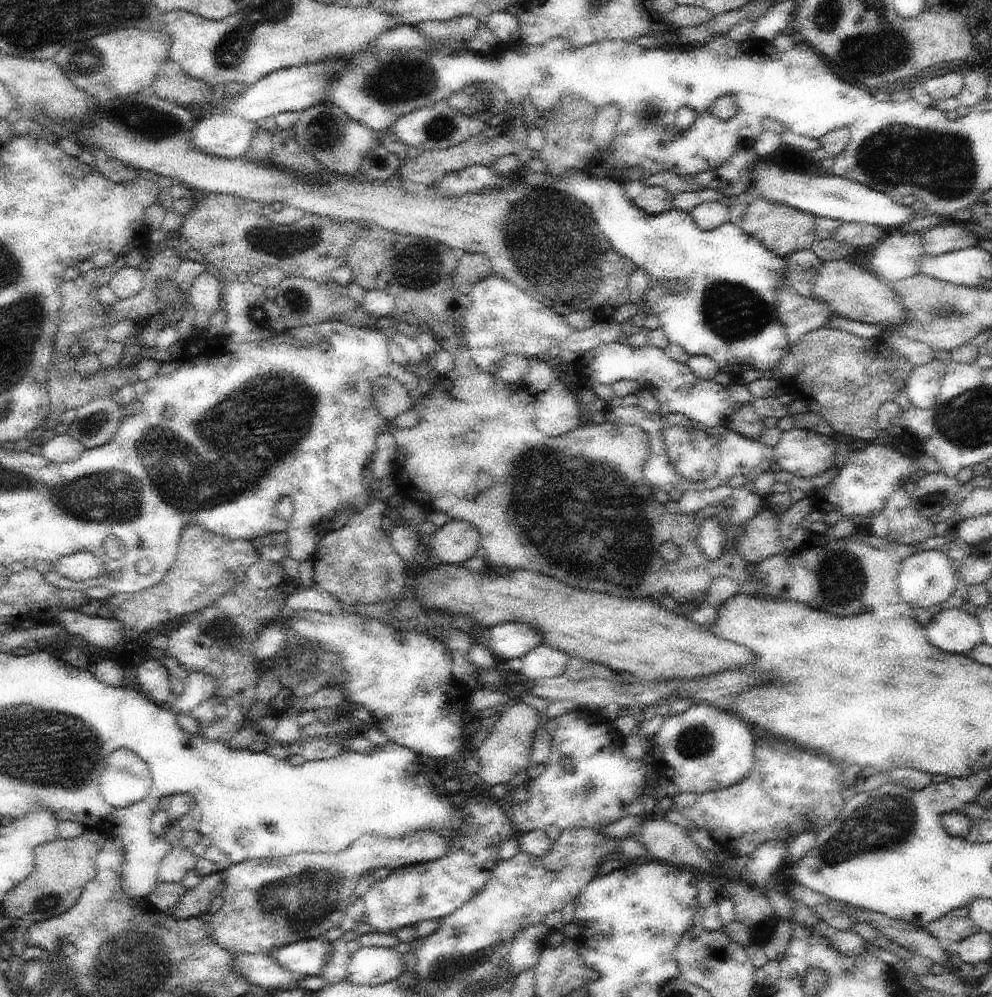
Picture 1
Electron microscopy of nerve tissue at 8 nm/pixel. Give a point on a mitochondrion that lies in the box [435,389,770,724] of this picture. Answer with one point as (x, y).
(533, 460)

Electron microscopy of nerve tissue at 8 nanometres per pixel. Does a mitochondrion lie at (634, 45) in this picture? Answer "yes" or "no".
no

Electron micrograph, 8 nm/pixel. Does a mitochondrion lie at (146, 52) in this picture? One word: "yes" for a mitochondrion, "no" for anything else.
no

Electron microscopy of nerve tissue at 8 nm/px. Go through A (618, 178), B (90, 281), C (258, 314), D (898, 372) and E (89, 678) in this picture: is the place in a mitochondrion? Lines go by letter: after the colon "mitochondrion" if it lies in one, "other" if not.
A: other
B: other
C: mitochondrion
D: other
E: other

